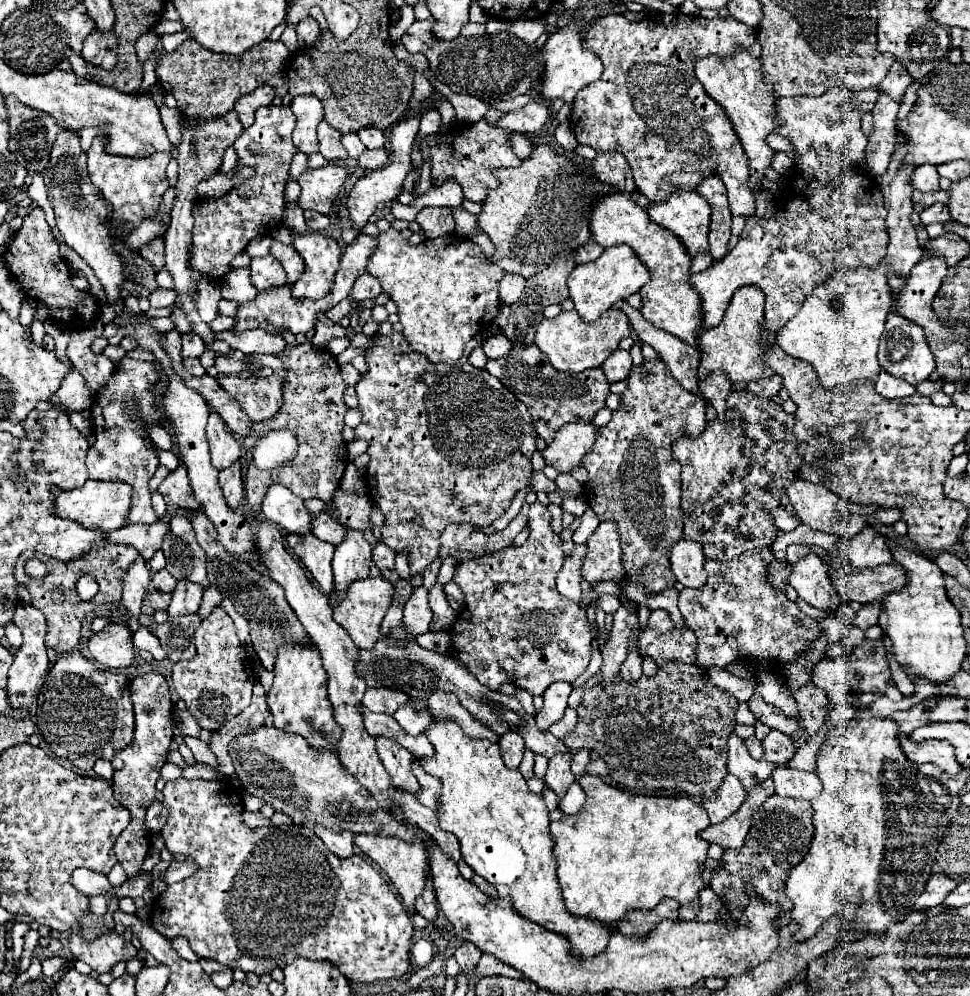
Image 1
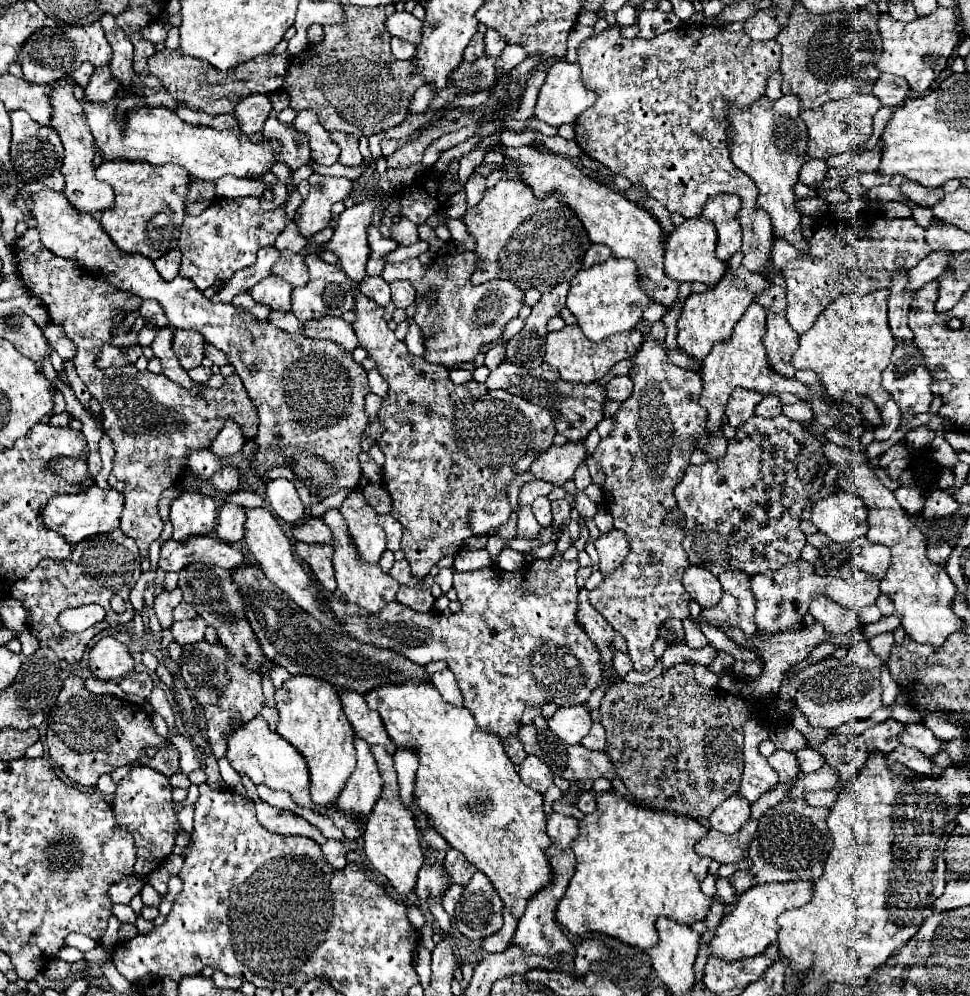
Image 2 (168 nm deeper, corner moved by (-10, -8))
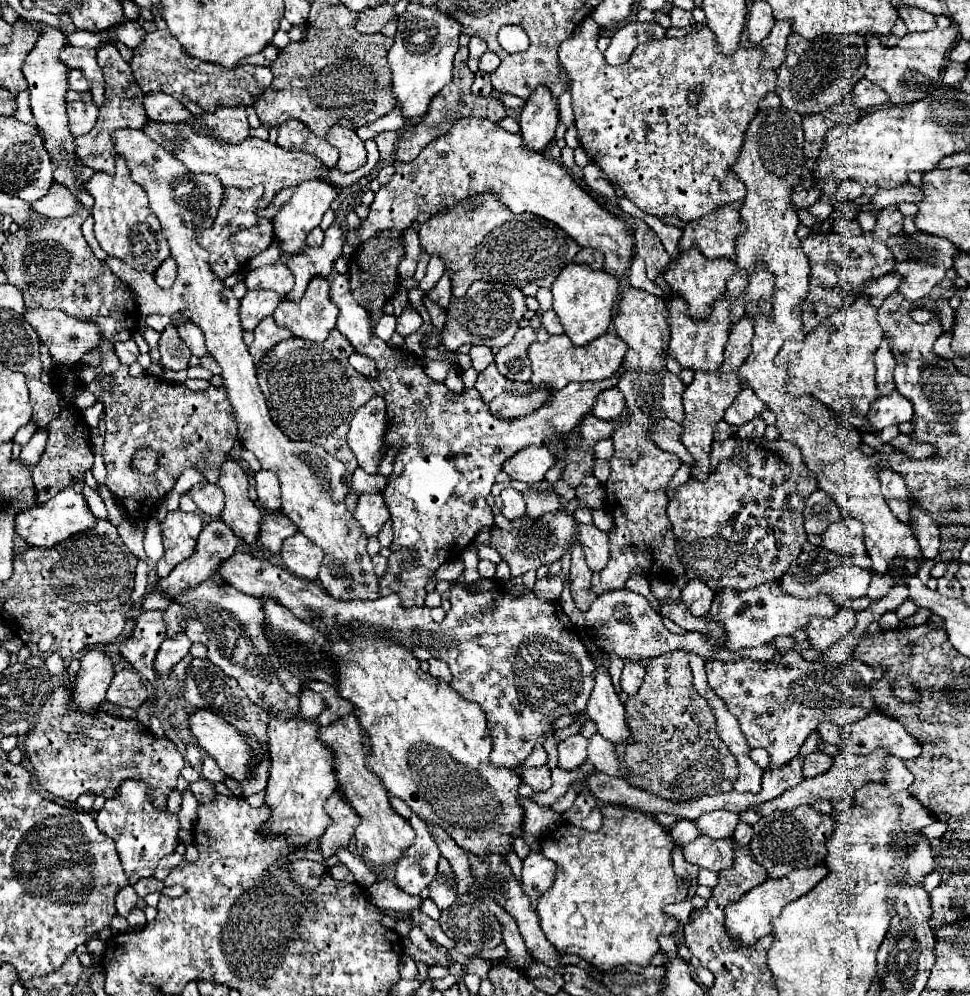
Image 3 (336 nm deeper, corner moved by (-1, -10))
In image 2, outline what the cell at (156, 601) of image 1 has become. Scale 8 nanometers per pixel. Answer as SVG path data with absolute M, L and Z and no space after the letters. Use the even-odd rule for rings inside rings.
M184 601L174 609L174 619L176 619L176 621L180 621L180 619L194 619L194 617L198 617L196 609L194 609L192 605L184 603Z

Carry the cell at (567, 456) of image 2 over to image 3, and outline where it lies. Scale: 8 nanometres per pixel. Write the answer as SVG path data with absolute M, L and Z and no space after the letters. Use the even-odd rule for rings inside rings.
M541 445L541 447L525 447L521 449L521 453L515 453L515 457L511 457L503 465L503 471L511 475L511 479L535 485L545 477L545 473L553 465L555 465L555 457L551 449Z

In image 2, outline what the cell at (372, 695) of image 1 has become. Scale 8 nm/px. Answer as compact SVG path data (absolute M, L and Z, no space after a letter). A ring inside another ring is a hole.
M430 677L418 681L410 679L406 683L386 683L374 691L368 691L364 699L370 709L380 713L386 733L396 747L414 747L420 763L414 779L414 801L420 811L456 851L460 851L472 865L476 865L476 869L488 875L506 909L520 919L528 899L552 879L550 865L544 855L544 849L550 847L550 839L544 829L544 797L520 781L516 765L506 757L498 735L478 729L466 707L446 703L432 685Z

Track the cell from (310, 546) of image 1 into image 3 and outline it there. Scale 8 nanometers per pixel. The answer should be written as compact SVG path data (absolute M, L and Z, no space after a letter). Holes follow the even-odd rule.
M297 533L295 537L285 539L285 545L281 547L281 559L297 577L315 581L323 561L323 549L309 541L303 533Z

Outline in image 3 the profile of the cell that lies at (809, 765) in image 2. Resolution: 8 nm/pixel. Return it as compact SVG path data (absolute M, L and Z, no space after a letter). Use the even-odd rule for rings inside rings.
M815 751L815 753L811 753L803 759L803 769L801 771L803 771L805 777L817 777L817 775L825 773L831 765L833 765L833 759L829 755L825 755L821 751Z

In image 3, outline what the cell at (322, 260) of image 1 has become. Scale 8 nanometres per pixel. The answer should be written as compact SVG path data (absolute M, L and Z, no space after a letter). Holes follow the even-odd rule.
M315 275L299 301L283 299L273 317L277 325L287 327L295 337L323 341L335 327L339 309L329 297L329 281Z

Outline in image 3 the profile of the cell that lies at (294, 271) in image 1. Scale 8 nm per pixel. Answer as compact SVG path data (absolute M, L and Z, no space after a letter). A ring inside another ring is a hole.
M273 263L259 269L249 271L245 277L247 289L271 289L279 295L285 295L293 289L293 273L289 273L289 267L285 263Z

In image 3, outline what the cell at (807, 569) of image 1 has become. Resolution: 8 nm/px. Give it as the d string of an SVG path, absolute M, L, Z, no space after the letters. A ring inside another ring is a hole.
M843 607L835 617L811 617L805 633L809 635L809 641L813 647L825 651L827 647L835 645L843 635L853 631L857 623L857 613L851 607Z

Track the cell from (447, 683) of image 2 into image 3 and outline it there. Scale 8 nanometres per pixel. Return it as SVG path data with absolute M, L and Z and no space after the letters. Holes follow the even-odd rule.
M429 659L429 673L435 677L435 679L441 679L445 683L451 681L451 673L449 673L449 667L439 661L439 659Z

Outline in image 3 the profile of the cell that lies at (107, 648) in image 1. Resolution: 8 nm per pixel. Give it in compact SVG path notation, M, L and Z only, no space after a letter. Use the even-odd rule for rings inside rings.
M87 651L81 657L81 667L75 675L73 707L85 713L93 713L99 703L105 701L107 687L115 675L113 661L103 651Z

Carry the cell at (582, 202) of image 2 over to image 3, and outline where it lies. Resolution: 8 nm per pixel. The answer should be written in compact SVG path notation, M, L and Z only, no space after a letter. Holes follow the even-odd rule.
M461 119L457 121L449 133L445 137L439 137L435 141L431 141L419 155L415 161L411 163L395 163L395 175L393 179L381 187L375 193L375 201L369 207L369 217L367 221L361 223L361 229L357 235L347 235L345 241L345 251L343 257L351 257L355 253L355 245L361 241L371 239L375 233L385 231L385 229L399 229L405 231L411 227L411 223L415 221L415 217L419 213L441 213L451 209L453 205L457 205L457 201L463 201L471 195L483 193L483 191L495 191L501 195L501 201L505 201L505 205L509 205L509 209L513 213L535 213L541 215L549 221L553 221L555 225L559 225L561 229L565 229L565 233L569 233L569 237L573 237L581 247L595 247L597 251L601 251L605 255L605 265L603 269L615 277L623 277L633 261L633 235L631 229L627 227L625 219L607 211L605 207L601 207L591 195L585 193L585 189L581 189L571 175L567 173L567 169L547 157L545 153L537 153L531 151L523 145L523 137L515 135L515 133L507 133L505 129L501 129L497 123L485 121L485 119Z

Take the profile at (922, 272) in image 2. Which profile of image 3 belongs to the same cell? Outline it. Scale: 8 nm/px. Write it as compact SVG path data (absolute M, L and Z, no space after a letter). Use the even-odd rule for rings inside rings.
M887 273L885 277L879 277L877 281L871 281L863 289L863 293L871 297L871 305L879 307L891 293L895 293L899 289L901 281L903 281L903 277L899 273Z

